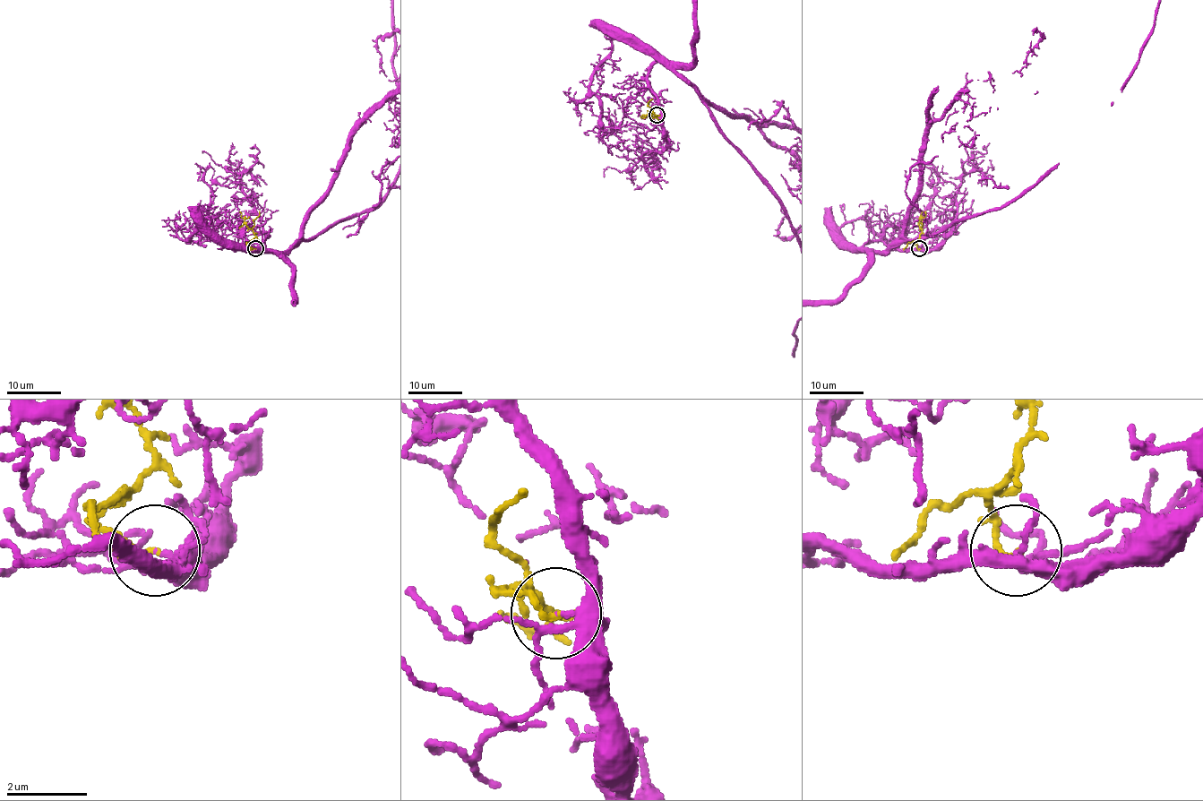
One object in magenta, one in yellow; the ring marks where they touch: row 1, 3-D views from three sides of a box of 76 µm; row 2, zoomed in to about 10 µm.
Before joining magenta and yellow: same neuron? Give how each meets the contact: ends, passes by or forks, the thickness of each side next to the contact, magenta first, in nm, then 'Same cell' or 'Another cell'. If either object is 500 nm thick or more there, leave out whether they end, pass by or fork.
At the ring magenta forks. At the ring yellow ends. Thickness 150 nm (magenta) against 150 nm. Same cell

